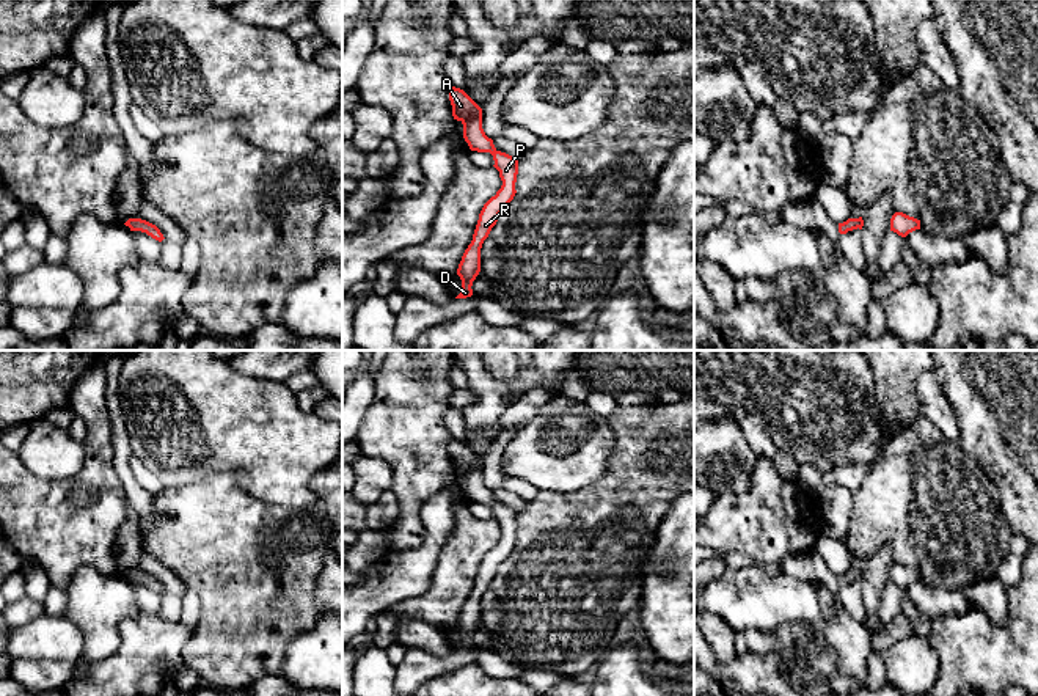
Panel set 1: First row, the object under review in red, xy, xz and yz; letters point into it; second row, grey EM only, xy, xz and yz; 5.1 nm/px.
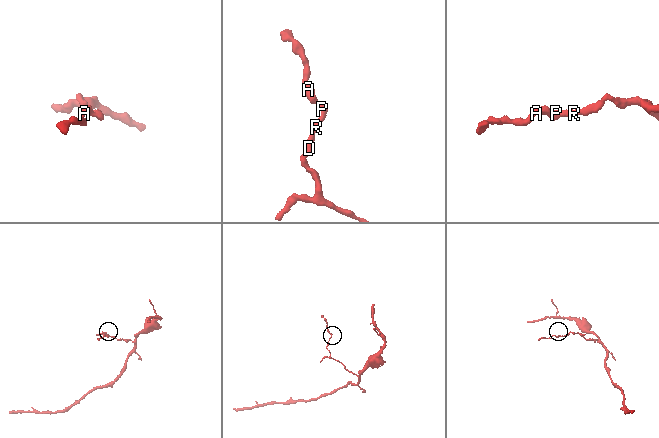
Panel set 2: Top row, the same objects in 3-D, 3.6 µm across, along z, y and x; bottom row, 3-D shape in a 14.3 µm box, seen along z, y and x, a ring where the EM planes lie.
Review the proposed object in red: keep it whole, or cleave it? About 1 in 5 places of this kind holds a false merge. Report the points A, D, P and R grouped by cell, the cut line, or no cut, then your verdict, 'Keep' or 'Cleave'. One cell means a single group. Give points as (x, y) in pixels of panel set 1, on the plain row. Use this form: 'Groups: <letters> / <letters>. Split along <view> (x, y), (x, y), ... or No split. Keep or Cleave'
Groups: A D P R. No split. Keep

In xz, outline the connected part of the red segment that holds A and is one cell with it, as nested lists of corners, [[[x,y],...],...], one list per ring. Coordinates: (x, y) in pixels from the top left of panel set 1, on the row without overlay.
[[[460,440],[449,441],[449,452],[452,457],[454,471],[463,476],[463,490],[471,503],[490,504],[495,512],[495,520],[499,523],[503,533],[501,540],[482,559],[479,572],[473,586],[473,592],[465,602],[457,621],[462,632],[462,643],[455,650],[466,650],[473,647],[473,633],[481,624],[481,600],[488,589],[492,580],[496,577],[499,566],[514,551],[517,542],[518,512],[495,500],[493,492],[488,490],[482,481],[482,460]]]

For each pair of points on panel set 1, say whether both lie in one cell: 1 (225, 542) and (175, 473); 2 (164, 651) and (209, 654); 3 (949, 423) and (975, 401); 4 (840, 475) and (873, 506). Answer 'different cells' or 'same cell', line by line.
1: different cells
2: different cells
3: different cells
4: different cells

